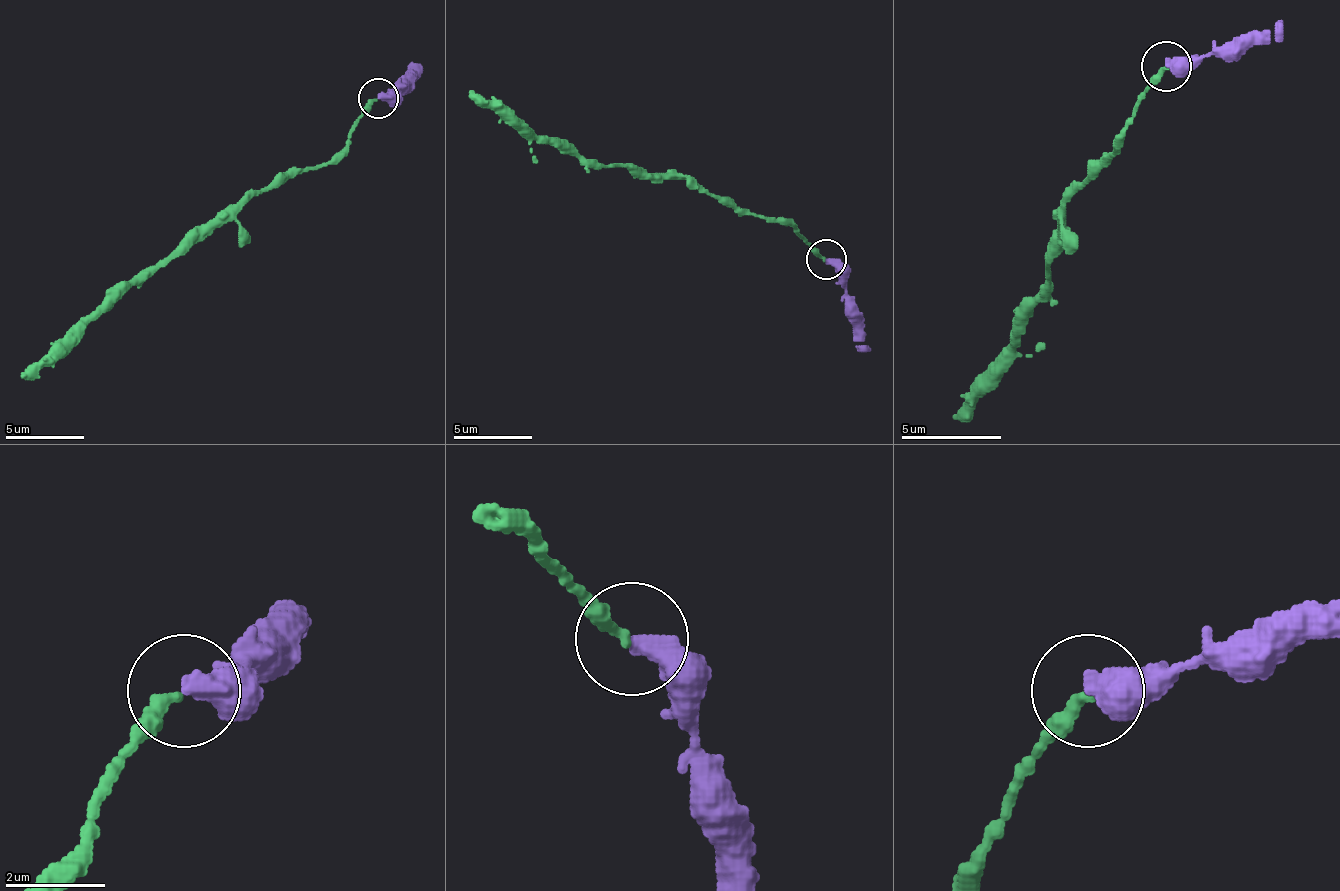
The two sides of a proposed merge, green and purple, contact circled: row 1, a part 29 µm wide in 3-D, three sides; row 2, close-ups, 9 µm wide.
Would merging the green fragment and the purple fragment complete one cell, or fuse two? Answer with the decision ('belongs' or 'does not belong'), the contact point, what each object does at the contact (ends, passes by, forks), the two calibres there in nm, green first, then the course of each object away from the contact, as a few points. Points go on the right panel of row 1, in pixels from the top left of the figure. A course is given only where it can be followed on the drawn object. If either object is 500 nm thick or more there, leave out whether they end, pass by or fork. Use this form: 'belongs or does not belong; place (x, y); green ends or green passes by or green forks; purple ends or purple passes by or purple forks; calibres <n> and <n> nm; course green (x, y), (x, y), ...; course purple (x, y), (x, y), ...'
belongs; place (1166, 66); green ends; purple ends; calibres 280 and 420 nm; course green (1168, 69), (1108, 159), (1063, 204), (1063, 239), (1048, 254), (1043, 289), (1013, 334), (1013, 349), (953, 419); course purple (1168, 64), (1198, 64), (1208, 54), (1238, 54), (1283, 24)

